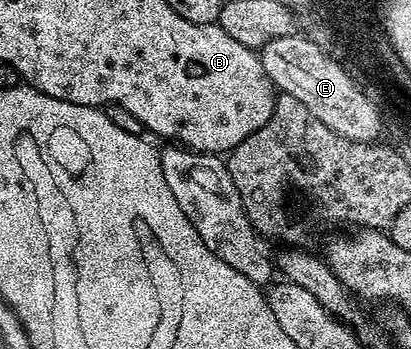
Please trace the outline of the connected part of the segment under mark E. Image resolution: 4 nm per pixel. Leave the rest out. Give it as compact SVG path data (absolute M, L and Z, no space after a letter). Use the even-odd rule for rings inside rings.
M293 35L282 39L270 39L259 50L260 62L266 75L272 80L280 93L289 93L298 99L330 131L342 135L351 141L375 142L380 135L377 132L377 115L372 105L356 92L332 61L325 60L314 43L307 36Z

